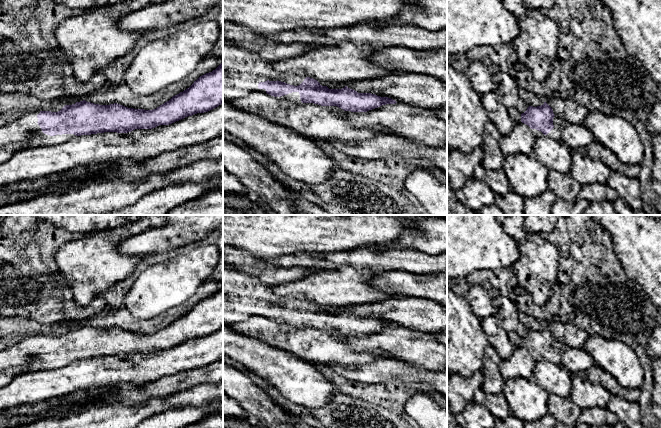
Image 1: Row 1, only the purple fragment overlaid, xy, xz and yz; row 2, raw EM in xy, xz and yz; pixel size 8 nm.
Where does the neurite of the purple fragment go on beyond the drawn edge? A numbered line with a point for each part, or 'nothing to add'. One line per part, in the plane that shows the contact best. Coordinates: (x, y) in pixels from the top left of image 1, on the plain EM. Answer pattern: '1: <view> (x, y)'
1: xz (242, 293)

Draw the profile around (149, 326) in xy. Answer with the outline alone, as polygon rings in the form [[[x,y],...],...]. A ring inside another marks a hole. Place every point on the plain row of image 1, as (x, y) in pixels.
[[[211,278],[202,284],[195,294],[183,304],[173,307],[152,319],[140,320],[134,317],[125,306],[122,308],[107,307],[95,313],[84,324],[99,329],[117,327],[128,332],[153,334],[189,312],[200,300],[215,294],[222,286],[223,282]]]

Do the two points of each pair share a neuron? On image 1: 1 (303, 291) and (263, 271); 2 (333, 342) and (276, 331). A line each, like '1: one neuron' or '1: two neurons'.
1: two neurons
2: one neuron

